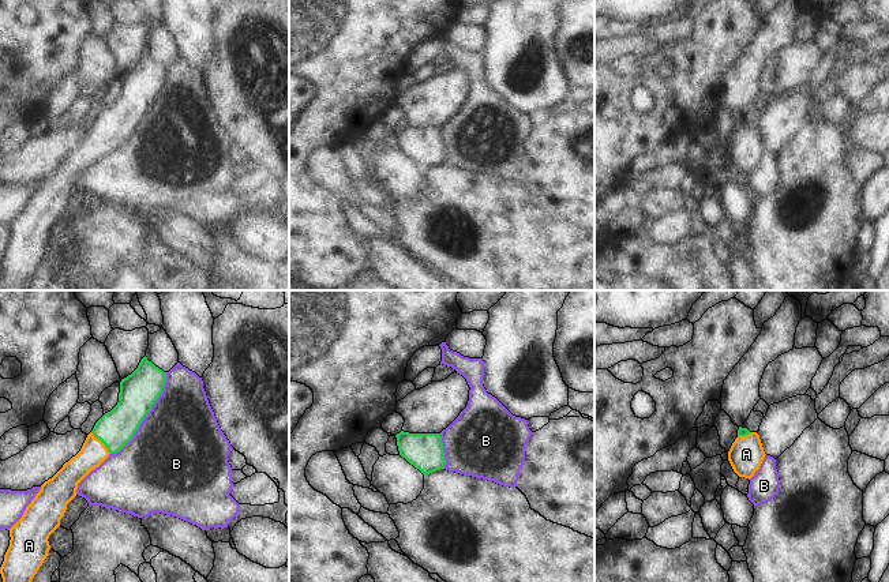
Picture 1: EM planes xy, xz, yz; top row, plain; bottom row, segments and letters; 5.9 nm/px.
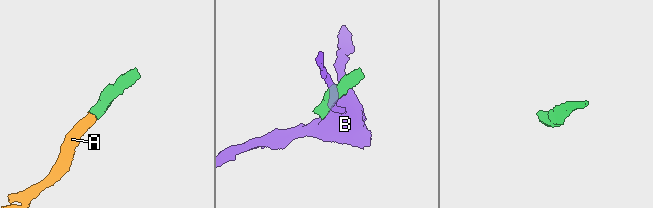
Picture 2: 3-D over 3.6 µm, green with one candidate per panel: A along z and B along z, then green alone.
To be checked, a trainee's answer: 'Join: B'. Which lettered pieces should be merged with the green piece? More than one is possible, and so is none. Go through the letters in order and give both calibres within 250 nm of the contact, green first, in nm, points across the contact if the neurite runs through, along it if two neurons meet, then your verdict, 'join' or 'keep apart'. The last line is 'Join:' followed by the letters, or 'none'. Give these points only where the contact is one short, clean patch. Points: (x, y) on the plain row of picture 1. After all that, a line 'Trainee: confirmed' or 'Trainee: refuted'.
A: calibres 220 and 160 nm; way xy (116, 123), (101, 135), (93, 147); join
B: calibres 220 and 500 nm; keep apart
Join: A
Trainee: refuted

